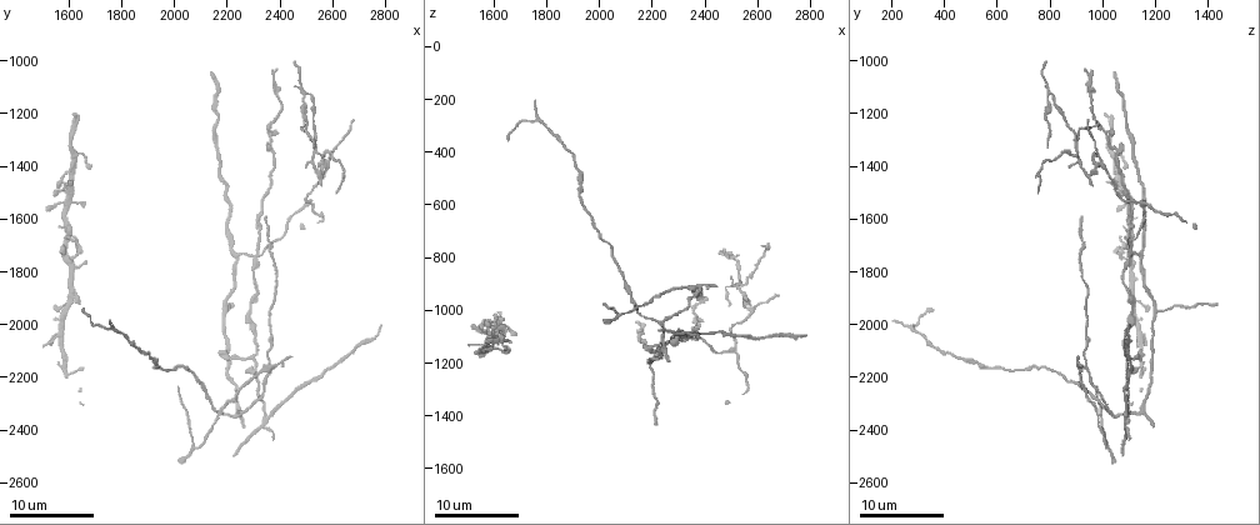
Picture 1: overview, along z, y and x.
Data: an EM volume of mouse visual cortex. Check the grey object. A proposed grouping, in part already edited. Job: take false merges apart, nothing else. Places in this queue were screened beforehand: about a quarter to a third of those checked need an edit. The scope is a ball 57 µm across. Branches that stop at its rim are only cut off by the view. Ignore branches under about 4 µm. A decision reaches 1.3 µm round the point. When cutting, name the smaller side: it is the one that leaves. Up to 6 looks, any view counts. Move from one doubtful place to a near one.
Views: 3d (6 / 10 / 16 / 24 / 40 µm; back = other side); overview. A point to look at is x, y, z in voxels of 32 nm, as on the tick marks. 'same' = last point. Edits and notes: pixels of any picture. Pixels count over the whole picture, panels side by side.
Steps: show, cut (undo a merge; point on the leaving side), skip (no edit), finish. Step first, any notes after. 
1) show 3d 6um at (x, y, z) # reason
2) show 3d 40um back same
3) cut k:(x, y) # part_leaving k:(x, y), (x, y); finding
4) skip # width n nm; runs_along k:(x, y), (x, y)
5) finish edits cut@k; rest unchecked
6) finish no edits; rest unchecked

show 3d 16um at (2200, 1950, 1190) # arms part here

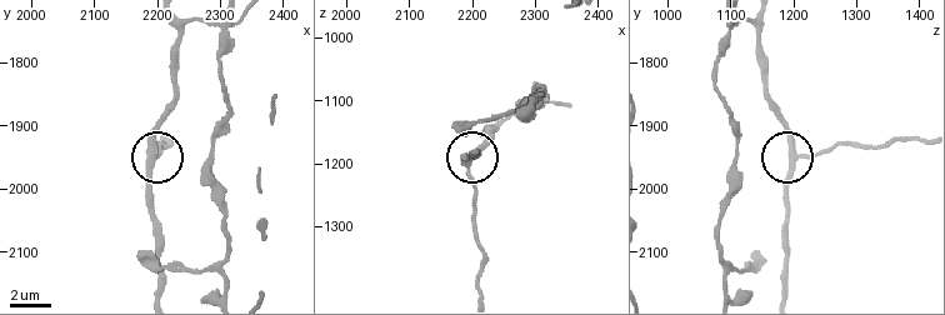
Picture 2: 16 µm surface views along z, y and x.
show 3d 6um at (2190, 1945, 1200)

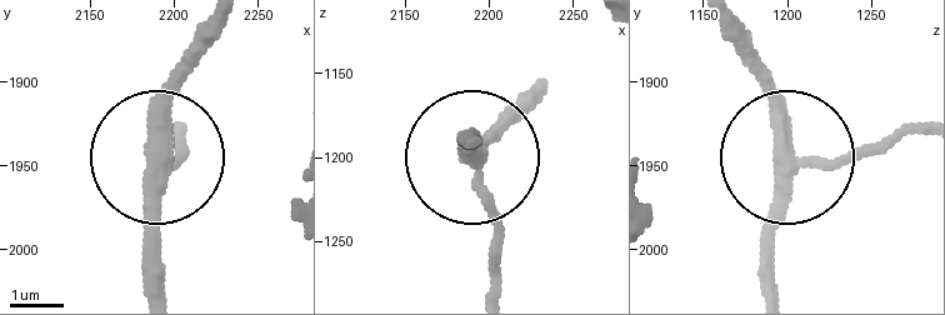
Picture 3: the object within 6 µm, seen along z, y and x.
skip # width 290 nm; runs_along 3:(774, 290), (778, 169), (868, 155), (921, 129); one cell here

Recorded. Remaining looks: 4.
show 3d 24um at (2310, 1760, 1100) # four or more arms meet

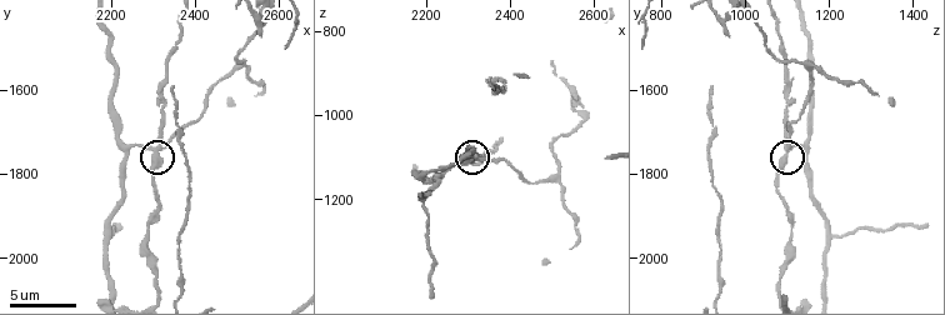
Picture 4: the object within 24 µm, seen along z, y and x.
show 3d 6um at (2315, 1755, 1095)

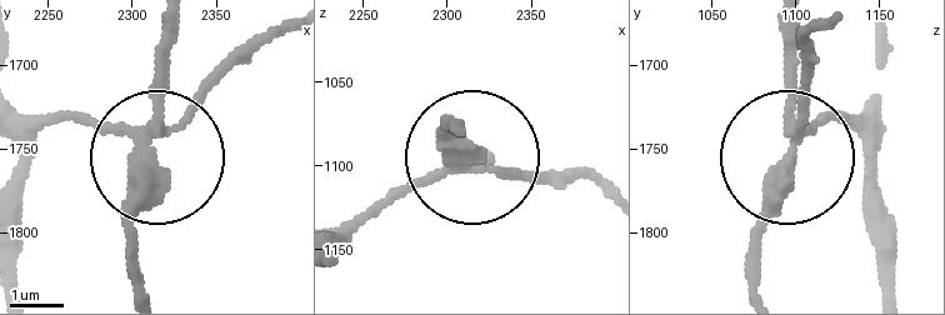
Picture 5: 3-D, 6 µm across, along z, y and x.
cut 5:(121, 209) # arms 4; part_leaving 5:(145, 143), (131, 286); a second cell is stuck on

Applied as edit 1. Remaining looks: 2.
show 3d 24um at (2230, 2340, 1060) # three arms meet

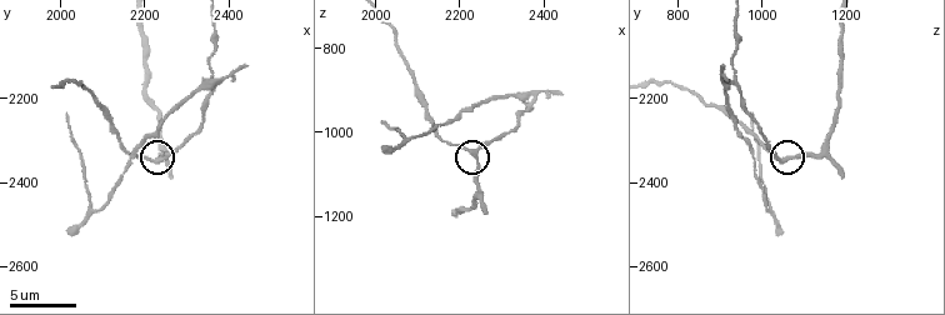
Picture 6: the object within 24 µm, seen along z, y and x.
show 3d 10um at (2235, 2350, 1050) # closer look

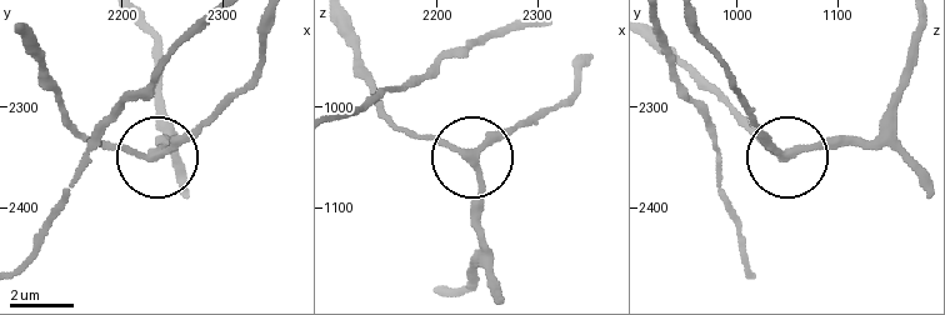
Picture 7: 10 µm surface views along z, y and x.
skip # width 190 nm; all the same cell

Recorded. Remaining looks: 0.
finish edits cut@5; rest unchecked

